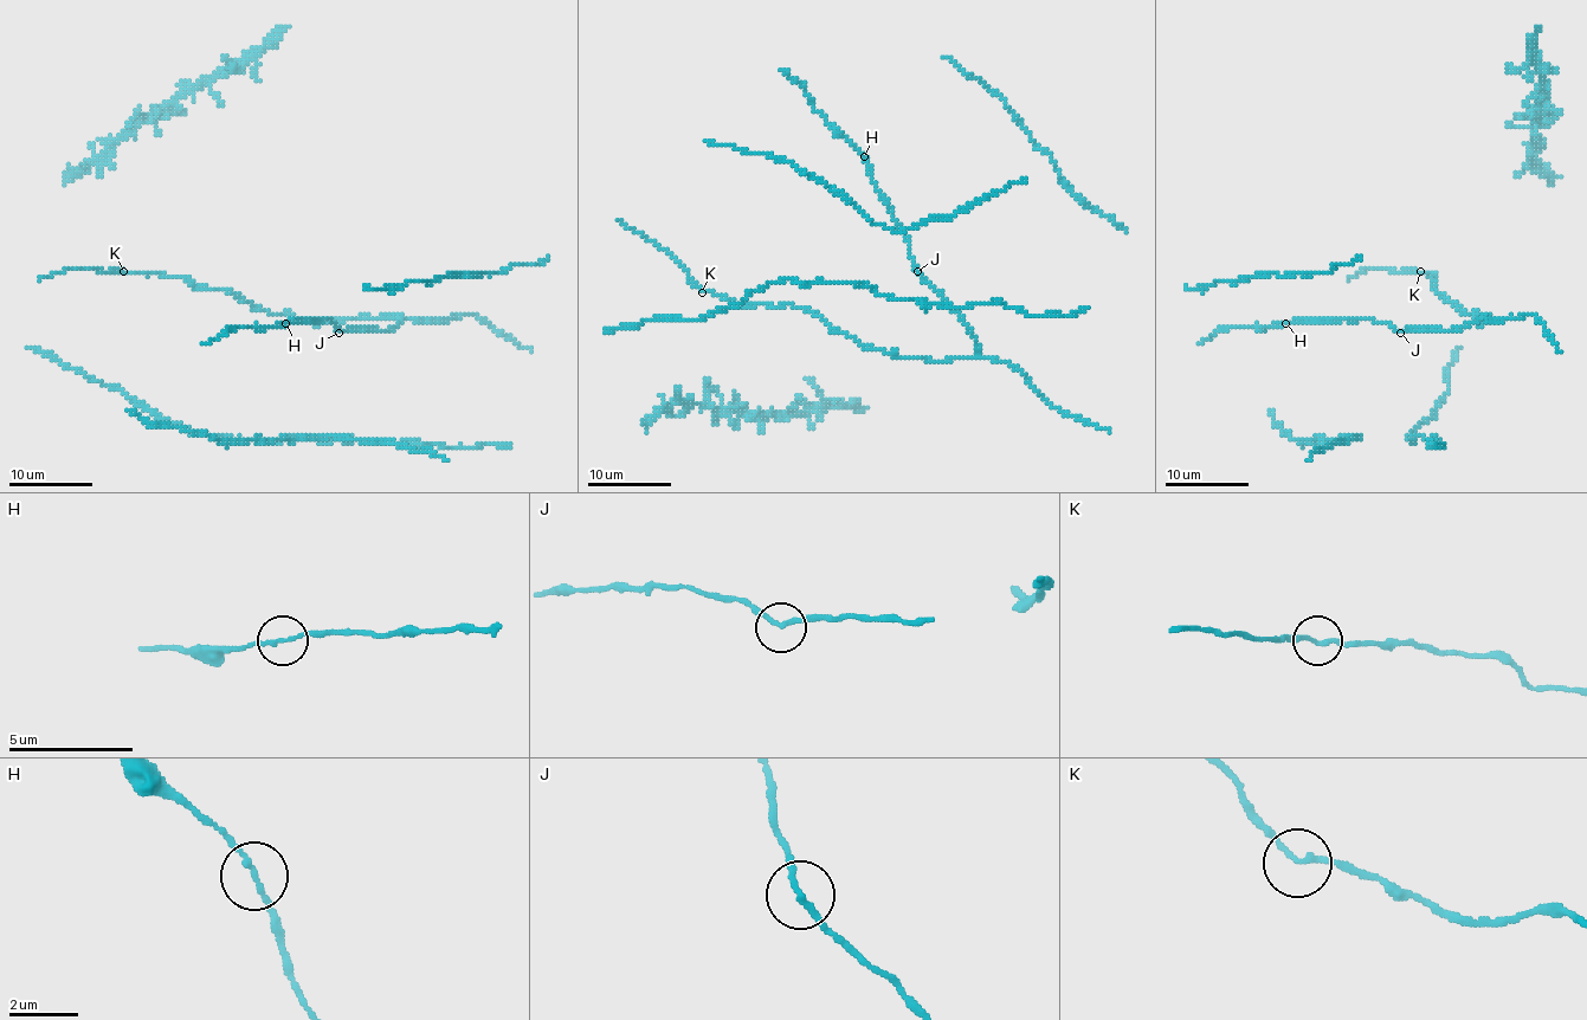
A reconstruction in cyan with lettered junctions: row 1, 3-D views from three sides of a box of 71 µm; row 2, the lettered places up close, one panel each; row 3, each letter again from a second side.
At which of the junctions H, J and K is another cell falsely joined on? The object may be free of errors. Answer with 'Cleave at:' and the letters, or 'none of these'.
Cleave at: none of these

